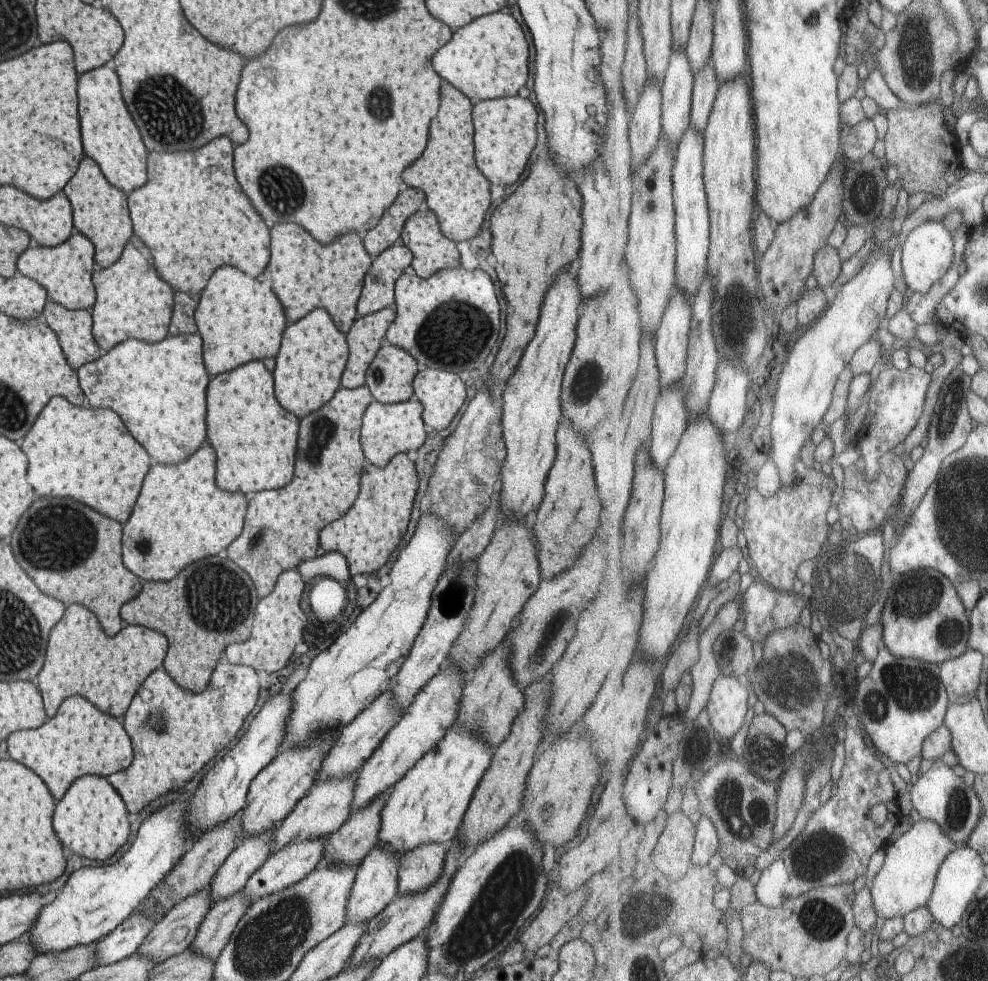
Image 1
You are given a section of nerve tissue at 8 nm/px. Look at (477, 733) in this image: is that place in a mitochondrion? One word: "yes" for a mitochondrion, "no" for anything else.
no

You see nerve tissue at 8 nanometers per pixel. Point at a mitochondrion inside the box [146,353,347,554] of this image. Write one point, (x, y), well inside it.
(322, 430)

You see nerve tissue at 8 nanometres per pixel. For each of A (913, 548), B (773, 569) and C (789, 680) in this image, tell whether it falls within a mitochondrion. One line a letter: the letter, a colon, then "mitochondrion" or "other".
A: other
B: other
C: mitochondrion

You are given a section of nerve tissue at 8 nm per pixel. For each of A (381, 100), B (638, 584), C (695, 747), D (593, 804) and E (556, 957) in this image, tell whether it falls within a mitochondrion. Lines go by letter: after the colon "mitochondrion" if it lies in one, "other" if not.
A: mitochondrion
B: other
C: mitochondrion
D: other
E: other

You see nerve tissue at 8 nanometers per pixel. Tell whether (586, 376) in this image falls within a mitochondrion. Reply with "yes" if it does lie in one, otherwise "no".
yes

